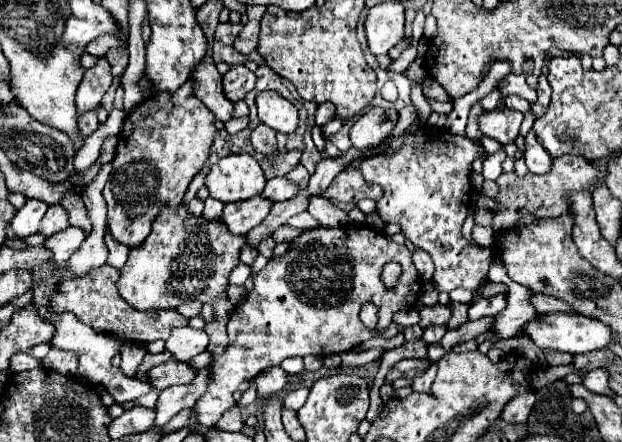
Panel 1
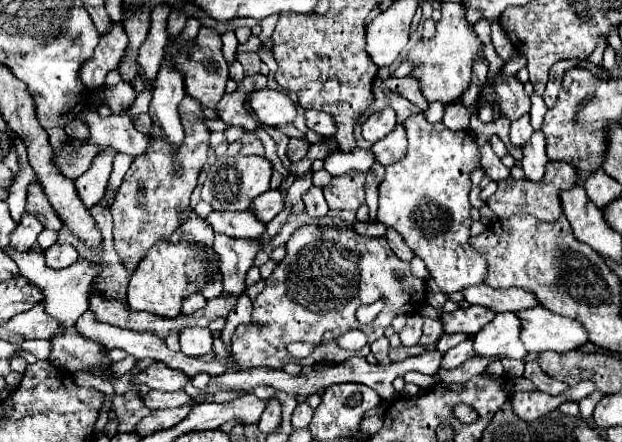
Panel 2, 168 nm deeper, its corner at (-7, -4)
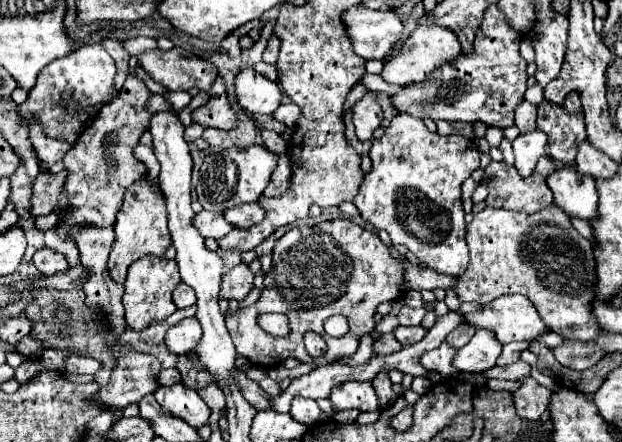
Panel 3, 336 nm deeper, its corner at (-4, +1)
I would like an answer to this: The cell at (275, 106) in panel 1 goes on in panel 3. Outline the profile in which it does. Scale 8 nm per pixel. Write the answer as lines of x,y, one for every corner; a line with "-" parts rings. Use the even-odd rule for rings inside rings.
248,68
236,76
236,98
252,114
274,114
282,104
282,90
276,82

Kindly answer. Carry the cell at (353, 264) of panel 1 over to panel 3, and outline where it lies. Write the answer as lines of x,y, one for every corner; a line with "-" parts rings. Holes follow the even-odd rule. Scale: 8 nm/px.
350,220
294,226
276,240
272,250
272,268
266,272
260,298
248,308
226,314
226,328
232,336
236,352
248,358
254,366
272,368
286,358
298,358
300,362
324,366
340,356
356,352
360,338
376,328
374,314
378,304
396,300
402,294
402,284
406,282
404,272
404,264
390,254
376,232
368,232
-
264,312
284,314
290,320
290,334
278,338
258,328
256,316
-
334,314
346,316
350,326
350,330
340,338
332,338
324,332
324,320
-
308,330
322,334
328,344
326,354
312,358
306,352
304,332

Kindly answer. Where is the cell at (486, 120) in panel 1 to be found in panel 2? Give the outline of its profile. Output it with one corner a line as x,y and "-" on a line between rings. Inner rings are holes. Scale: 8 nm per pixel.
529,115
519,117
517,121
511,123
511,145
521,147
523,143
527,143
527,139
531,137
531,133
533,133
533,127
529,123

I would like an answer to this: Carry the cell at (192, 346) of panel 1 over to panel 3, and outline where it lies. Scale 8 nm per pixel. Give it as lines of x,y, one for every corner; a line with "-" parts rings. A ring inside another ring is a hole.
184,318
182,322
178,322
168,330
166,346
170,352
180,356
180,354
186,354
188,350
194,350
200,338
202,338
200,322
196,322
196,318

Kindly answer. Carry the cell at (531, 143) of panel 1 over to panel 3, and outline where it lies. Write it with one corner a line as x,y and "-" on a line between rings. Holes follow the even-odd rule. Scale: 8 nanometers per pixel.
536,128
528,134
520,134
514,142
514,156
516,156
516,170
520,176
528,178
534,172
534,166
540,156
544,156
544,146
546,146
546,134

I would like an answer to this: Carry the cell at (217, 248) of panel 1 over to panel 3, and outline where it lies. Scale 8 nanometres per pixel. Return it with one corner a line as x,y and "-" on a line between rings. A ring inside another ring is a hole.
146,256
136,260
128,268
128,276
124,282
124,296
122,304
126,308
126,322
134,330
144,330
154,320
164,320
172,312
176,312
176,304
172,302
172,292
180,284
178,264
176,260
158,258
158,256

